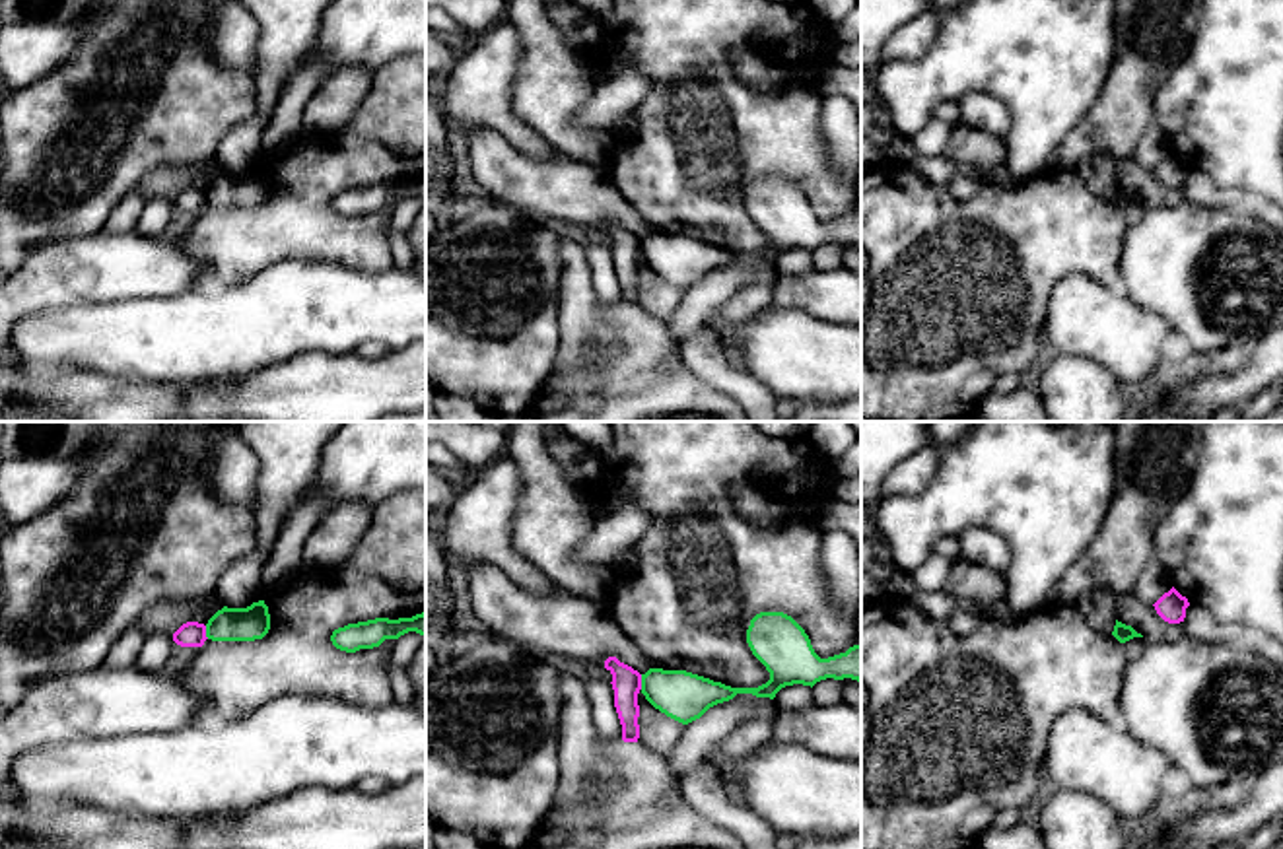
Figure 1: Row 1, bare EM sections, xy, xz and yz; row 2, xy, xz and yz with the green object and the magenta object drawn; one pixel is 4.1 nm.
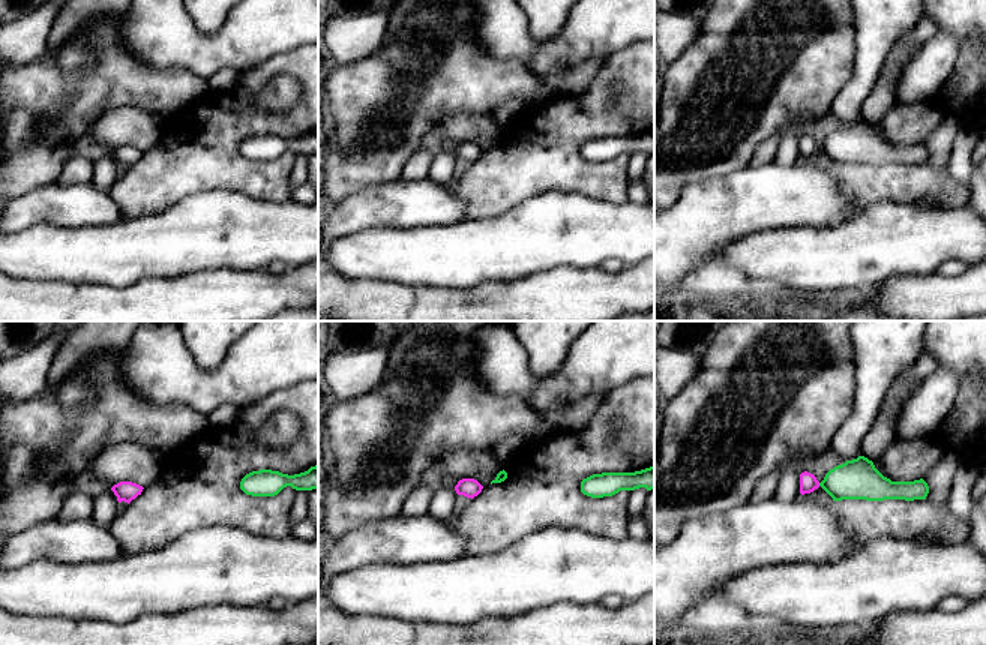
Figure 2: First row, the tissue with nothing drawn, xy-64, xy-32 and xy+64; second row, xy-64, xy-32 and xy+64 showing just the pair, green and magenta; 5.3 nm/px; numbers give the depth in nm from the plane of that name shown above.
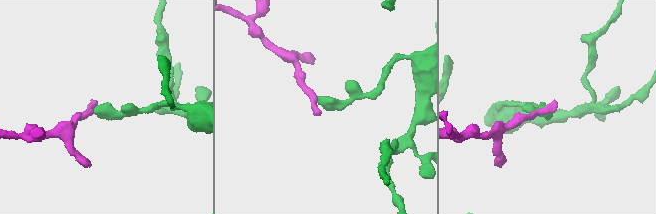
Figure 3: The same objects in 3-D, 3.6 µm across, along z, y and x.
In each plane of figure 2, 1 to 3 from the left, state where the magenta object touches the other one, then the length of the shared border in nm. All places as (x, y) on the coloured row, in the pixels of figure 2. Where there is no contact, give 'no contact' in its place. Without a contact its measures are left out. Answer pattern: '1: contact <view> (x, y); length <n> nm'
1: no contact
2: no contact
3: no contact

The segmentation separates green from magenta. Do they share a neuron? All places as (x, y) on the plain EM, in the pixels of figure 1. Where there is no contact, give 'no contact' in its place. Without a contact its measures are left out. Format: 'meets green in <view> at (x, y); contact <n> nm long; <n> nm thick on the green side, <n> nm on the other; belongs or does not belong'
meets green in xz at (642, 247); contact 60 nm long; 200 nm thick on the green side, 130 nm on the other; does not belong

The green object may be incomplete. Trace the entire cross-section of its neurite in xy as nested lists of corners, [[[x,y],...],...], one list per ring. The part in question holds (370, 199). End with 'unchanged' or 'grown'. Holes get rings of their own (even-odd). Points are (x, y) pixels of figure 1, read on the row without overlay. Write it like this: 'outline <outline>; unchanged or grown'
outline [[[426,177],[412,183],[375,183],[367,187],[348,188],[332,196],[330,206],[336,214],[356,218],[360,214],[379,212],[385,204],[416,196],[426,202]]]; unchanged

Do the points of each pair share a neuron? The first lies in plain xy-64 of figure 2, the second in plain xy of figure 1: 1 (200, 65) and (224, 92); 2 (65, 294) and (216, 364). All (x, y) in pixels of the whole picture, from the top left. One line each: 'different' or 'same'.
1: different
2: different

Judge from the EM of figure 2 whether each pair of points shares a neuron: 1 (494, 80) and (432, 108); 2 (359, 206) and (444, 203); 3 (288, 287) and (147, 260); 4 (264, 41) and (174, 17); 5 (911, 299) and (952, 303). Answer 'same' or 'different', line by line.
1: same
2: same
3: different
4: same
5: same

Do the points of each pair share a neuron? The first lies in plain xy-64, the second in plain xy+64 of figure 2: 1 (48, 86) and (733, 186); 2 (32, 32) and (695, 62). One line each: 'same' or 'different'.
1: different
2: different

